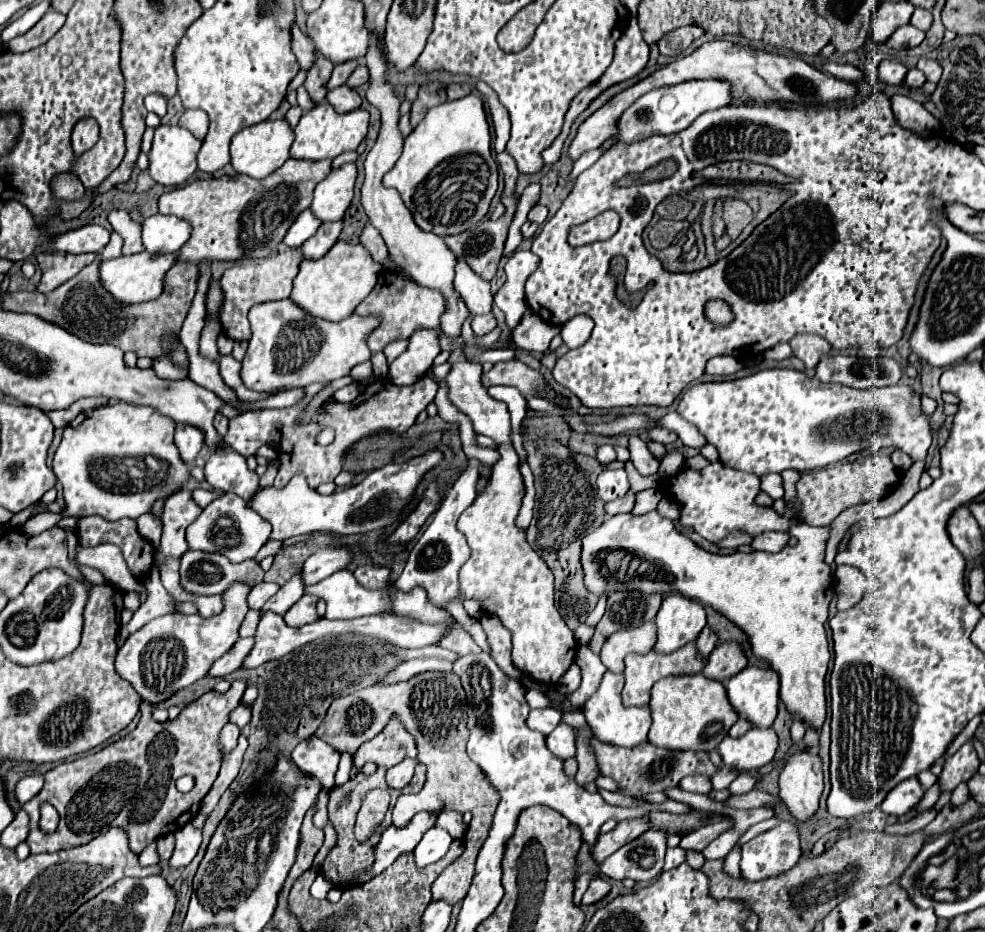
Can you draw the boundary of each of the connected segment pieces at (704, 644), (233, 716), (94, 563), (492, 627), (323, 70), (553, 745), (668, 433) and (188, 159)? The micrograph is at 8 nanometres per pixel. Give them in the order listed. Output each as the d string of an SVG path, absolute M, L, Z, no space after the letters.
M706 626L706 628L700 632L700 636L698 636L698 652L700 652L704 658L708 658L708 654L714 650L716 642L718 642L716 632L714 632L710 626Z
M238 706L230 712L230 722L234 722L238 728L244 728L250 722L250 708Z
M100 544L94 548L76 546L76 562L82 566L100 570L104 574L106 582L118 590L134 591L138 594L142 590L147 594L143 584L135 580L130 573L124 558L122 558L122 550L114 544Z
M484 614L480 618L484 632L488 634L488 642L492 646L492 658L496 660L496 664L514 678L520 678L520 672L514 668L512 658L510 658L510 650L512 650L512 634L508 628L502 626L502 622L492 616L492 614Z
M320 56L320 58L316 58L316 66L312 66L312 70L308 70L308 78L304 82L304 88L308 90L308 94L316 106L322 104L328 94L326 84L330 80L332 68L334 68L334 64L328 58Z
M560 722L560 724L556 726L556 730L546 738L546 744L548 744L548 748L550 748L556 756L560 756L562 760L572 758L574 752L576 752L576 746L574 746L574 730L572 730L572 726Z
M654 428L650 430L650 438L660 442L660 444L672 444L678 440L678 436L672 432L672 430L666 430L666 428Z
M158 126L148 154L148 174L162 186L180 186L196 172L200 140L182 126Z

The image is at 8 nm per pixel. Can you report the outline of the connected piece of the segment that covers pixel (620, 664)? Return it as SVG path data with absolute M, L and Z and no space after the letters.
M644 622L638 628L632 630L622 630L612 634L608 642L602 646L600 660L604 666L612 672L622 672L624 670L624 656L630 652L644 654L650 652L656 644L656 624L654 622Z

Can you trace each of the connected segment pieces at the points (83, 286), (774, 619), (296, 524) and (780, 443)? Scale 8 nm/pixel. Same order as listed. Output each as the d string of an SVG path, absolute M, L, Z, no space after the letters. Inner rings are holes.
M100 256L86 268L82 268L74 278L58 286L50 294L40 292L14 292L4 296L4 308L10 312L20 314L36 314L42 320L48 320L52 324L62 326L70 334L84 338L92 344L112 344L118 346L122 352L134 352L138 358L156 358L160 350L160 338L164 332L172 334L172 330L180 330L182 322L188 314L188 308L192 304L194 292L196 292L196 274L198 266L190 262L178 262L168 270L164 280L164 290L156 300L140 302L140 304L122 304L114 300L100 282ZM70 298L70 308L68 308Z
M796 508L790 514L802 522L789 530L789 534L802 534L796 546L784 546L776 554L734 552L728 556L702 550L690 538L682 536L672 520L662 518L658 510L644 516L618 514L582 538L582 566L588 590L598 596L626 588L660 594L680 590L680 594L722 612L748 634L754 656L764 662L768 660L778 672L780 700L792 718L820 730L826 718L824 678L830 660L824 622L834 584L830 566L824 562L824 534L830 534L830 528L807 525ZM604 550L624 550L638 558L638 562L644 562L644 566L652 566L652 574L614 580L602 572L600 552Z
M430 450L424 456L406 460L402 464L388 464L370 472L362 482L352 488L344 488L330 496L322 496L308 488L304 474L296 474L284 488L258 488L248 500L248 508L258 512L266 522L272 524L270 540L288 540L292 536L304 536L312 532L336 532L336 534L364 534L386 528L398 520L404 506L410 502L414 488L422 476L442 460L438 450Z
M774 368L740 380L694 384L682 396L678 414L696 424L718 448L722 464L764 476L784 470L810 472L874 446L878 450L894 446L922 460L932 444L932 426L920 408L920 398L922 394L906 384L852 390L808 380L798 370Z

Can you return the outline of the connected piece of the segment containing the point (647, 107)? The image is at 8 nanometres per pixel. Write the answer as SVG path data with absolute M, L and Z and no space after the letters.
M690 80L690 82L668 86L668 88L656 88L644 94L642 98L638 98L638 102L634 102L634 106L630 106L622 114L620 124L618 124L618 136L604 142L602 150L608 150L616 142L638 142L654 134L676 134L688 128L700 114L708 110L724 108L732 100L734 100L732 86L730 82L724 82L724 80Z

